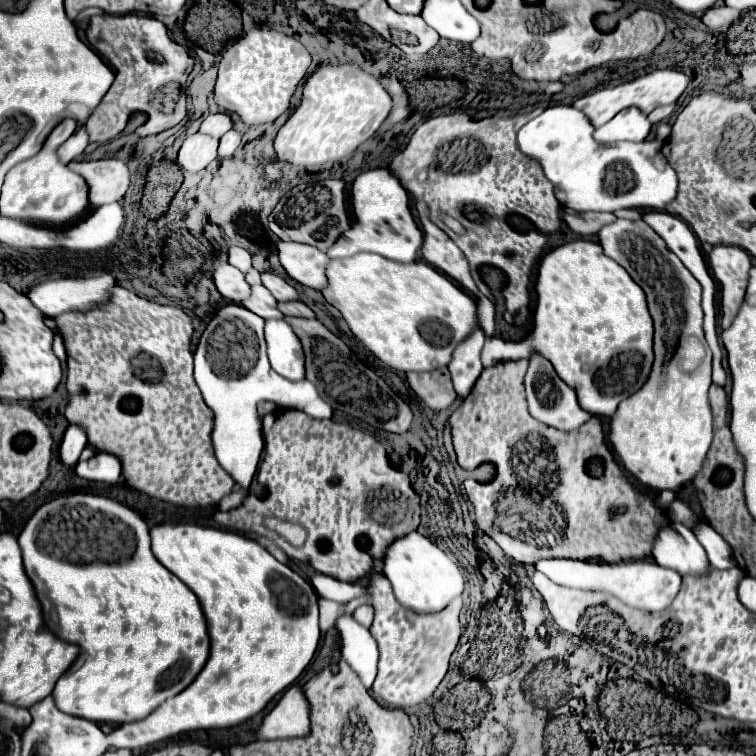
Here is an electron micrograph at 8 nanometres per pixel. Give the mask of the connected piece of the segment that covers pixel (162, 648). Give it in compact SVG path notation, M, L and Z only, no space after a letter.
M66 495L66 497L58 497L54 501L44 503L26 523L26 527L22 529L20 537L18 537L20 549L22 549L22 557L24 557L24 567L28 577L32 579L40 603L42 603L42 611L44 611L44 619L46 625L54 631L54 635L58 635L62 641L68 643L76 643L80 645L82 653L78 663L66 671L56 687L52 697L56 699L60 711L74 715L74 717L84 717L90 721L98 721L98 723L132 723L132 721L142 721L146 715L150 715L156 707L160 707L166 699L182 693L194 679L196 675L202 671L202 667L206 665L206 659L210 655L210 637L206 631L206 619L202 615L198 597L172 573L168 571L152 553L150 549L150 531L148 525L144 523L144 519L134 513L132 509L112 501L112 499L104 499L104 497L94 497L94 495Z

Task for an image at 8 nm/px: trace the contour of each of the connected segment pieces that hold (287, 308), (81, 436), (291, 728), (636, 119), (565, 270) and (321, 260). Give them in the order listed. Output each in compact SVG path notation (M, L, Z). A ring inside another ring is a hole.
M288 301L288 303L278 303L278 309L288 315L288 317L306 317L306 319L314 319L316 313L304 305L302 301Z
M70 425L66 429L64 441L60 445L60 459L64 461L64 465L70 465L74 461L78 461L82 449L88 445L88 435L80 425Z
M292 685L276 707L264 717L256 729L256 739L296 739L310 735L310 701L300 685Z
M628 107L620 111L612 121L594 131L598 143L616 143L616 141L644 141L650 135L652 123L640 109Z
M570 241L550 251L538 267L536 329L522 341L488 341L482 363L492 367L510 359L528 359L536 347L556 363L560 379L578 393L578 403L590 415L612 417L620 401L640 391L654 363L654 323L644 299L644 289L604 255L596 241Z
M280 241L278 255L286 273L298 283L302 283L304 287L312 287L320 291L326 287L328 283L326 267L330 263L330 257L324 251L312 245L304 245L304 243Z

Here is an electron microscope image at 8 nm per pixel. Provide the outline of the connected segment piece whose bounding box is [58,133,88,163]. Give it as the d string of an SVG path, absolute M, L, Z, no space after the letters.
M74 133L74 137L72 137L70 141L66 141L66 143L58 149L58 157L60 157L60 161L62 161L62 163L70 163L72 159L76 159L78 155L84 153L86 145L88 145L88 139L82 139L82 137L78 139L76 133Z

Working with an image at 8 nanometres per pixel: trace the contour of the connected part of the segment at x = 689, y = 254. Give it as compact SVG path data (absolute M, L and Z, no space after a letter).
M646 211L644 215L642 215L642 219L666 241L666 245L668 245L668 249L672 249L678 257L680 257L680 261L690 269L690 273L700 281L700 285L702 285L702 309L704 309L704 331L706 331L706 341L708 341L708 345L710 345L710 349L712 349L712 353L714 353L714 359L712 359L712 367L714 367L714 371L712 371L712 381L714 383L718 383L718 385L724 385L724 381L726 381L726 373L724 373L724 367L722 367L722 345L720 345L720 339L718 339L718 327L716 327L716 307L714 307L714 293L716 293L716 281L712 279L712 275L708 273L708 267L706 267L706 261L704 261L704 255L702 255L702 251L700 251L700 243L698 243L698 239L696 239L696 235L692 233L692 229L688 227L688 223L686 221L682 221L680 217L676 217L676 215L670 215L670 213L666 213L666 211Z

